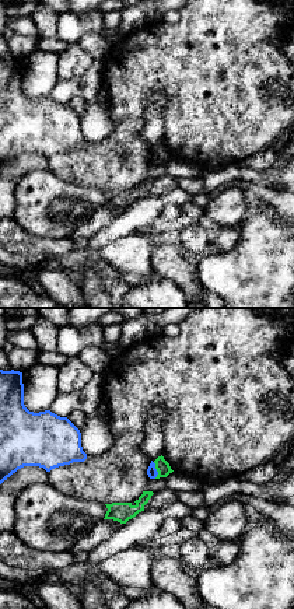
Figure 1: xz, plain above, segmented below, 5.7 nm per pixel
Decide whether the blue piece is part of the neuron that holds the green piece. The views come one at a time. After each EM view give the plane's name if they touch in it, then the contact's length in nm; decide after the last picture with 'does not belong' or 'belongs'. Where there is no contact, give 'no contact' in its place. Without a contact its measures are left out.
xz | 100 nm

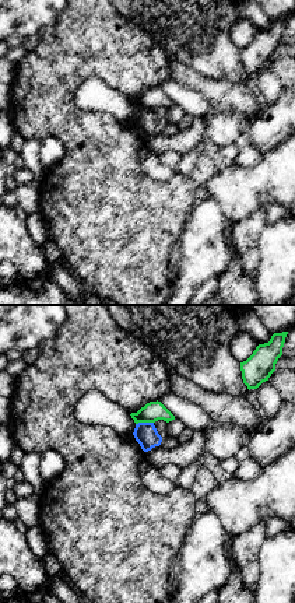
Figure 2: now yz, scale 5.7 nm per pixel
yz | 110 nm

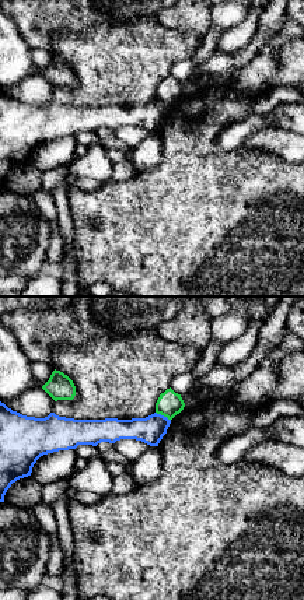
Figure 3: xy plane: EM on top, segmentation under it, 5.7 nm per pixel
xy | 100 nm

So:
does not belong

